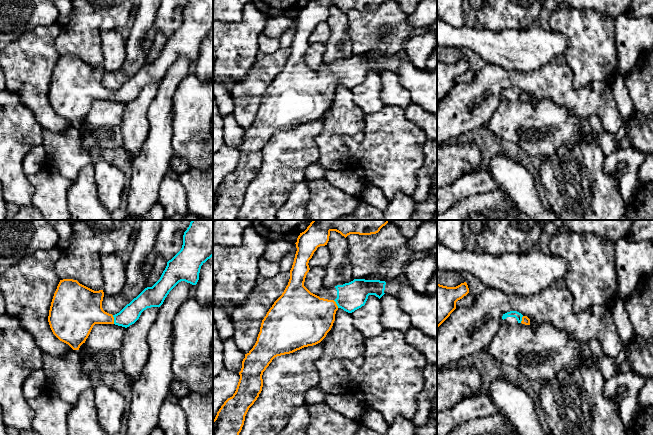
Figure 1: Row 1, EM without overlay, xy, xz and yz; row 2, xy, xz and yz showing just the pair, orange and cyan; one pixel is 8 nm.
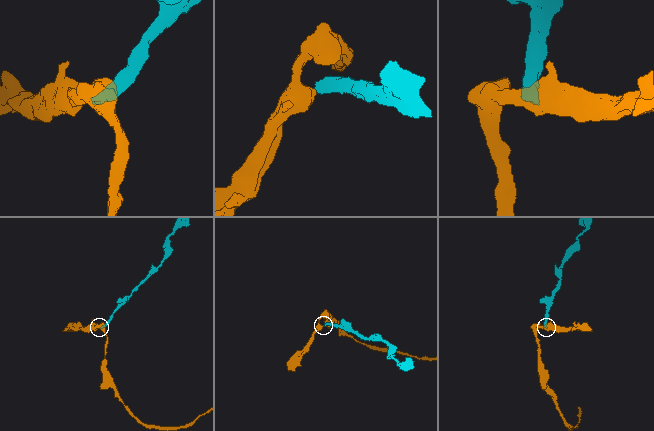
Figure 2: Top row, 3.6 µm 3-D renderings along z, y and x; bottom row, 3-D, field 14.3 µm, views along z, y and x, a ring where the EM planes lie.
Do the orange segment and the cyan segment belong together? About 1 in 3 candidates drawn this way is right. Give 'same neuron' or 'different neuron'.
same neuron

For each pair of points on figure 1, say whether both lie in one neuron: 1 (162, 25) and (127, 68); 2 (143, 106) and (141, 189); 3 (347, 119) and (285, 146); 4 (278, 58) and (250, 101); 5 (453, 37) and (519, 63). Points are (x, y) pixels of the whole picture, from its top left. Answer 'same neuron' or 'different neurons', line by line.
1: different neurons
2: different neurons
3: different neurons
4: same neuron
5: same neuron

